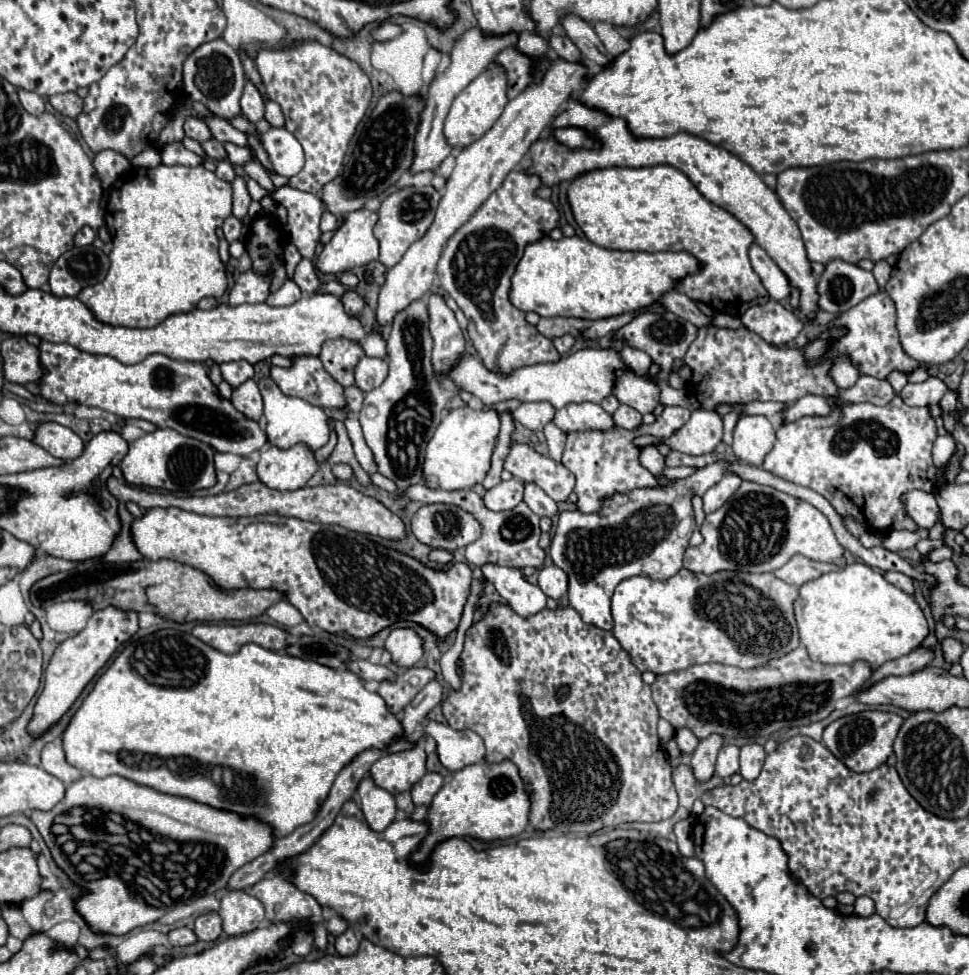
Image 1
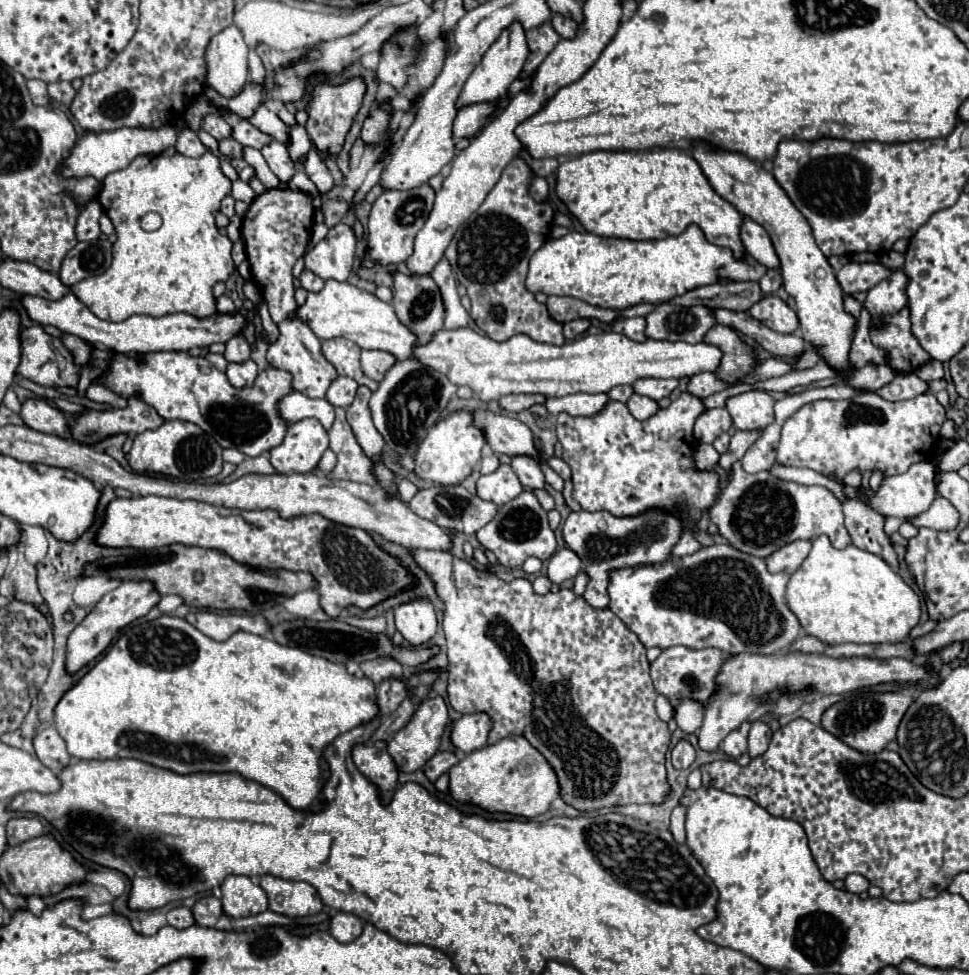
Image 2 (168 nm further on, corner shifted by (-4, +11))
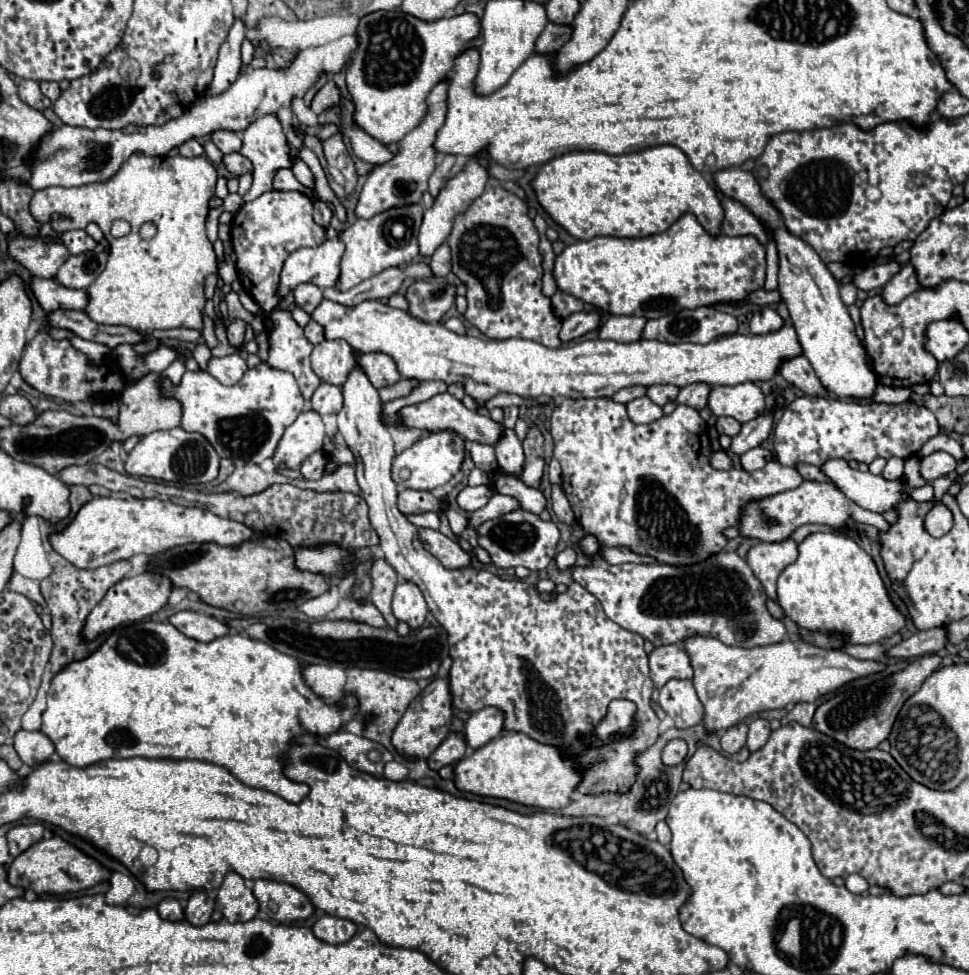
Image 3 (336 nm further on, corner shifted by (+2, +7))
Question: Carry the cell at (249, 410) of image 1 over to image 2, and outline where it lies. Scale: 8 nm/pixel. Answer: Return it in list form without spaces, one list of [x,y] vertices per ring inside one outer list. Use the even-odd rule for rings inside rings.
[[[245,360],[245,362],[231,362],[227,366],[225,372],[227,380],[235,386],[235,388],[245,388],[251,386],[257,378],[257,364],[253,360]]]

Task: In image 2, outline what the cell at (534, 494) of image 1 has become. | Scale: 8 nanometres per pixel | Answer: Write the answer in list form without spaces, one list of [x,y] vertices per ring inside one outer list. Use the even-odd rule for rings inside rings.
[[[513,456],[511,458],[511,468],[517,474],[519,482],[523,488],[535,490],[535,488],[545,488],[545,476],[539,468],[539,462],[529,456]]]

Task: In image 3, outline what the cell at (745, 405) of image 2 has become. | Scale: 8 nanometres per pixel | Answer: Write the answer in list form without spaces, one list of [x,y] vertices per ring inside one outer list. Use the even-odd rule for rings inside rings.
[[[753,382],[737,386],[713,386],[709,408],[715,416],[731,416],[745,424],[765,412],[765,396]]]

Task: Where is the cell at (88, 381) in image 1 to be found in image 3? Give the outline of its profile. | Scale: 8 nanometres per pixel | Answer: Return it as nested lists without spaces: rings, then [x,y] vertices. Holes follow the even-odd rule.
[[[265,362],[247,370],[235,386],[223,386],[205,370],[187,370],[177,386],[169,378],[161,378],[161,396],[175,398],[181,404],[183,430],[203,434],[217,454],[233,460],[235,466],[243,466],[245,462],[261,464],[265,458],[271,458],[285,428],[305,408],[295,378]]]

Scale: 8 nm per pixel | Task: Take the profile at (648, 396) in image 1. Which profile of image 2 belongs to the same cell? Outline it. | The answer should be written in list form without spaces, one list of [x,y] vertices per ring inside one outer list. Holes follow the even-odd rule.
[[[641,378],[641,380],[637,380],[633,384],[637,394],[649,396],[653,400],[661,400],[661,398],[669,396],[677,386],[679,386],[679,380],[675,380],[675,378],[667,378],[667,380],[661,380],[661,378]]]

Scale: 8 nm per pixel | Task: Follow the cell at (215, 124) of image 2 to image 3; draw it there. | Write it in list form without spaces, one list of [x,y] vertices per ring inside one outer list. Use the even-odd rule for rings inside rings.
[[[217,130],[215,134],[211,134],[211,142],[223,152],[237,152],[239,150],[239,134],[231,132],[231,130]]]

